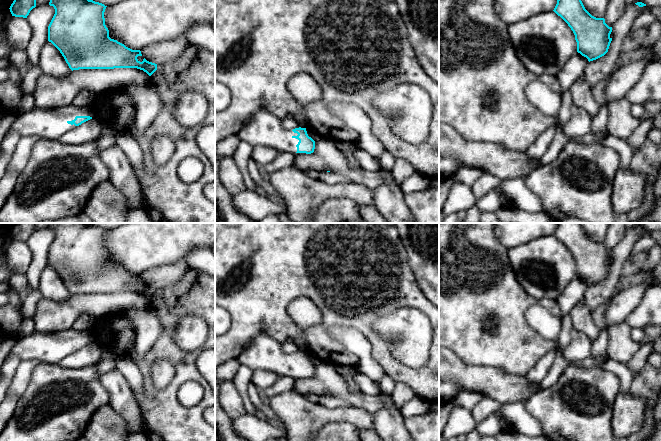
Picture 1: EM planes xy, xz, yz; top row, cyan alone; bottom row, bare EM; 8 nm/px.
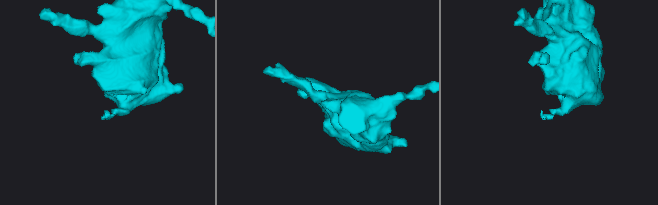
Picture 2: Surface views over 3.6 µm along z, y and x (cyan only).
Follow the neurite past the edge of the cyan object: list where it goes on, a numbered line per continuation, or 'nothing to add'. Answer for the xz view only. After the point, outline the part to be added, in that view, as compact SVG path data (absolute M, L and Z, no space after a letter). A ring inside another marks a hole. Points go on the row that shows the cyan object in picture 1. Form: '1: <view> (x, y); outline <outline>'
1: xz (263, 129); outline M264 109L258 110L242 124L235 135L240 141L246 141L253 146L271 147L295 156L306 154L297 152L299 140L295 137L298 134L291 129L285 129L281 119Z

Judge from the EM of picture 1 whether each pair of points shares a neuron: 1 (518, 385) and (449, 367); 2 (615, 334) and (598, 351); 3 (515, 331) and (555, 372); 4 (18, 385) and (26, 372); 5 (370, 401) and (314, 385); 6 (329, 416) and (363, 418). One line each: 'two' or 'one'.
1: one
2: two
3: two
4: one
5: one
6: one

